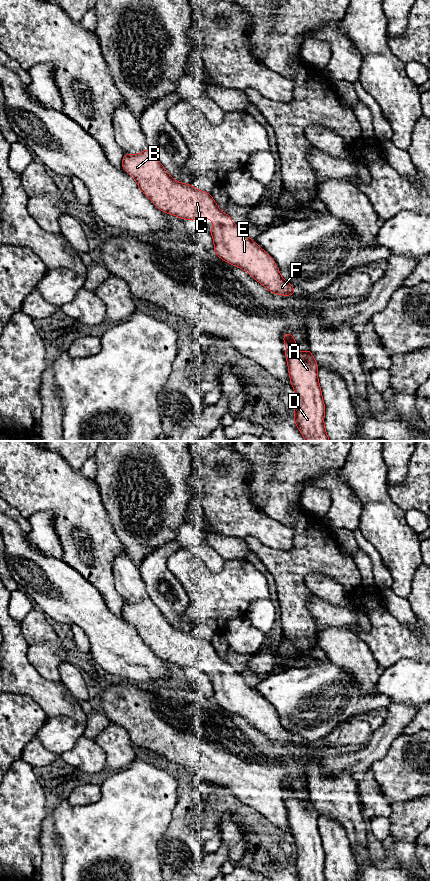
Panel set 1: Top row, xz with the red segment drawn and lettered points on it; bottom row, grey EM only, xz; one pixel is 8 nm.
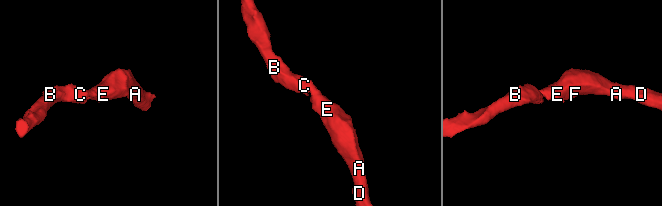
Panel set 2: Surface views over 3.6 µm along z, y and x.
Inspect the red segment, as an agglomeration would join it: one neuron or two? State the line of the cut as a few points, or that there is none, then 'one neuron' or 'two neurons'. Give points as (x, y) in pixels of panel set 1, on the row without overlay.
cut none; one neuron

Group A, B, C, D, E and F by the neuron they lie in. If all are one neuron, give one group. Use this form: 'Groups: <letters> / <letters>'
Groups: A B C D E F

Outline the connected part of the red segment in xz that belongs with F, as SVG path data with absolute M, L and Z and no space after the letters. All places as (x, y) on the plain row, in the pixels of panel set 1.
M149 596L139 602L124 601L122 617L135 627L140 638L161 659L184 668L193 667L201 671L203 671L204 666L210 666L215 672L214 675L210 676L214 689L213 699L222 708L246 719L274 742L289 744L296 741L294 735L282 726L272 705L254 688L251 688L240 674L232 671L232 666L219 657L210 641L198 638L191 632L174 628Z

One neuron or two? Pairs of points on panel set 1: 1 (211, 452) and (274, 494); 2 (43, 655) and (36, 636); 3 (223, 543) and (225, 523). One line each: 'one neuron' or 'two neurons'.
1: two neurons
2: two neurons
3: two neurons

